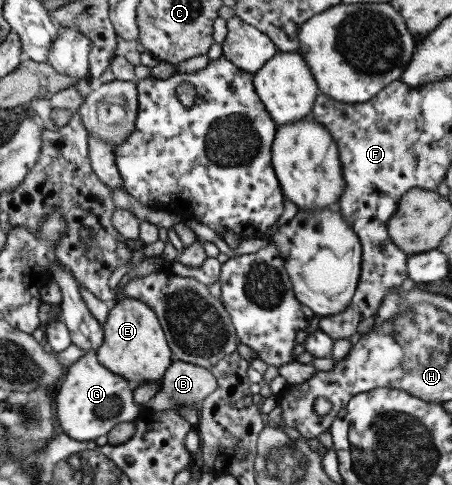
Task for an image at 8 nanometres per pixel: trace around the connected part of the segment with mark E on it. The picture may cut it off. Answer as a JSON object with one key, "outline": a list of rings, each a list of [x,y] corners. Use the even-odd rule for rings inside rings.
{"outline":[[[125,297],[109,304],[101,329],[103,341],[95,355],[104,368],[122,376],[132,388],[140,383],[159,381],[163,377],[166,367],[171,363],[172,353],[157,316],[146,303]]]}

